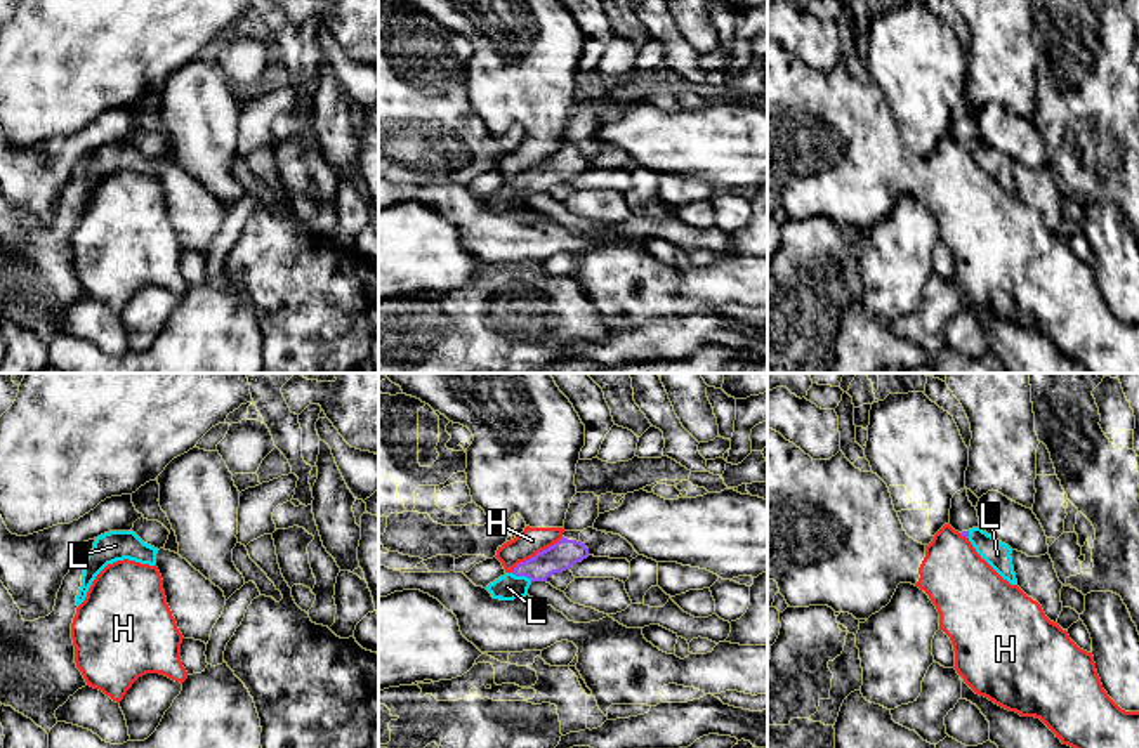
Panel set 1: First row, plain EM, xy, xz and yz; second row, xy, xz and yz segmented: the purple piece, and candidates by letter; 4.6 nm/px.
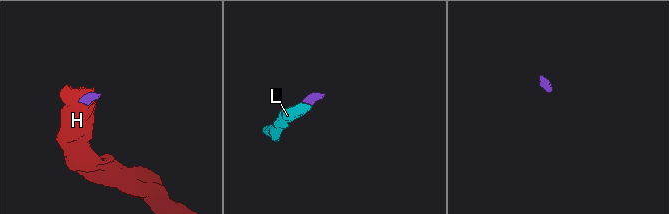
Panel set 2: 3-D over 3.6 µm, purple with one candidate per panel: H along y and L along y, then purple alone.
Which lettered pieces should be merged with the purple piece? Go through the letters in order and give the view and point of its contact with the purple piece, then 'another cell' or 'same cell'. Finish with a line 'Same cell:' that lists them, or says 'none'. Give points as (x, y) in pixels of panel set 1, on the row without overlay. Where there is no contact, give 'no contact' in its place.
H: xz (539, 164) | another cell
L: xz (521, 186) | same cell
Same cell: L

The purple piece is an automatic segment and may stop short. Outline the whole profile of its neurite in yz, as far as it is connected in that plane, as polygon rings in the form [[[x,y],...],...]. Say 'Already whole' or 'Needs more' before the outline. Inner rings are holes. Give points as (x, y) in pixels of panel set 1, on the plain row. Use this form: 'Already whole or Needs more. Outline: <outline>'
Needs more. Outline: [[[979,137],[962,142],[960,146],[972,154],[981,170],[984,170],[1004,191],[1007,191],[1011,196],[1017,196],[1011,168],[1012,160],[1009,156],[998,153]]]

